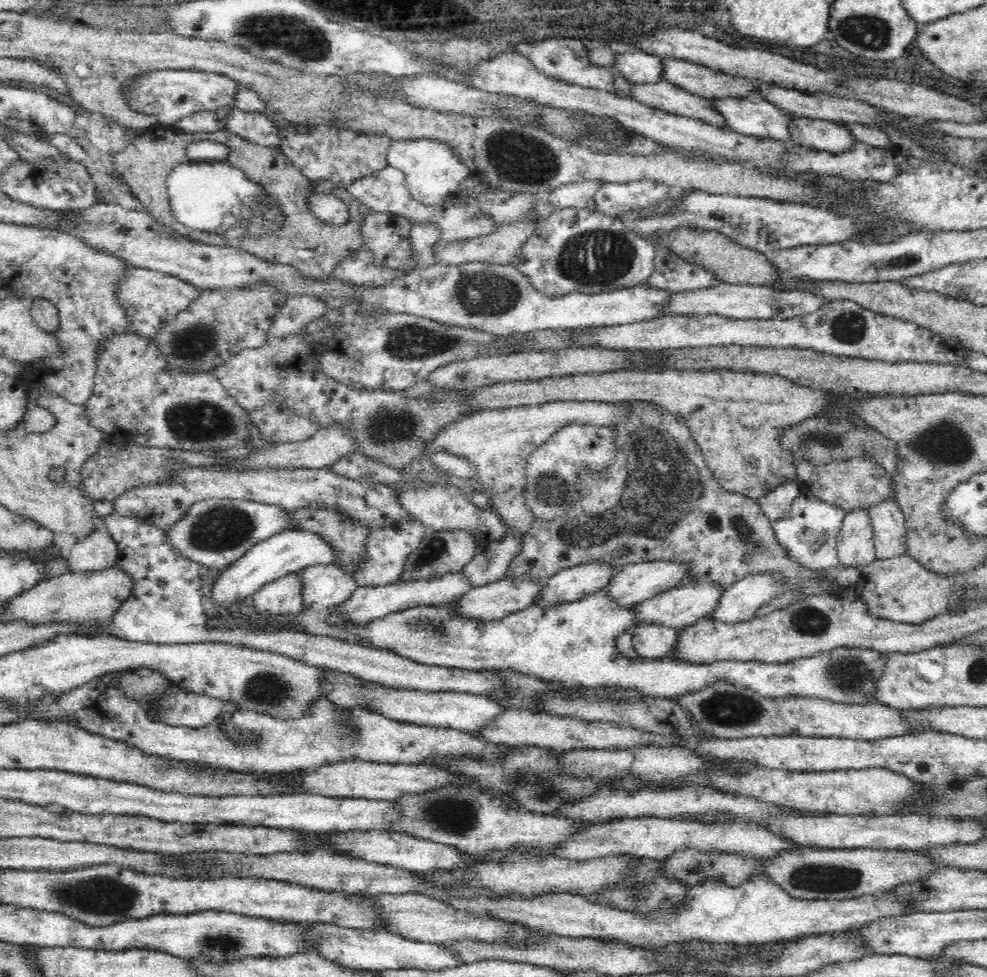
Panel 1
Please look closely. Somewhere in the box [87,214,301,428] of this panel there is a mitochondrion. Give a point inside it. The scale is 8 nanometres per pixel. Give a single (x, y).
(195, 344)

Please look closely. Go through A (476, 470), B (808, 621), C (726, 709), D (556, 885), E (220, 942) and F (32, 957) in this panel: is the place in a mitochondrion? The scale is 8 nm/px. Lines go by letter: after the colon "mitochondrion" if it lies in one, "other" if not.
A: other
B: mitochondrion
C: mitochondrion
D: other
E: mitochondrion
F: other

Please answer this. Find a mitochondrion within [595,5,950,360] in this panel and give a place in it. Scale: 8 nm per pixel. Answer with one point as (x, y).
(868, 34)

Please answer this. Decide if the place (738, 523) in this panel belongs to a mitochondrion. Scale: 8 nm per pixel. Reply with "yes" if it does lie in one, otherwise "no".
yes

